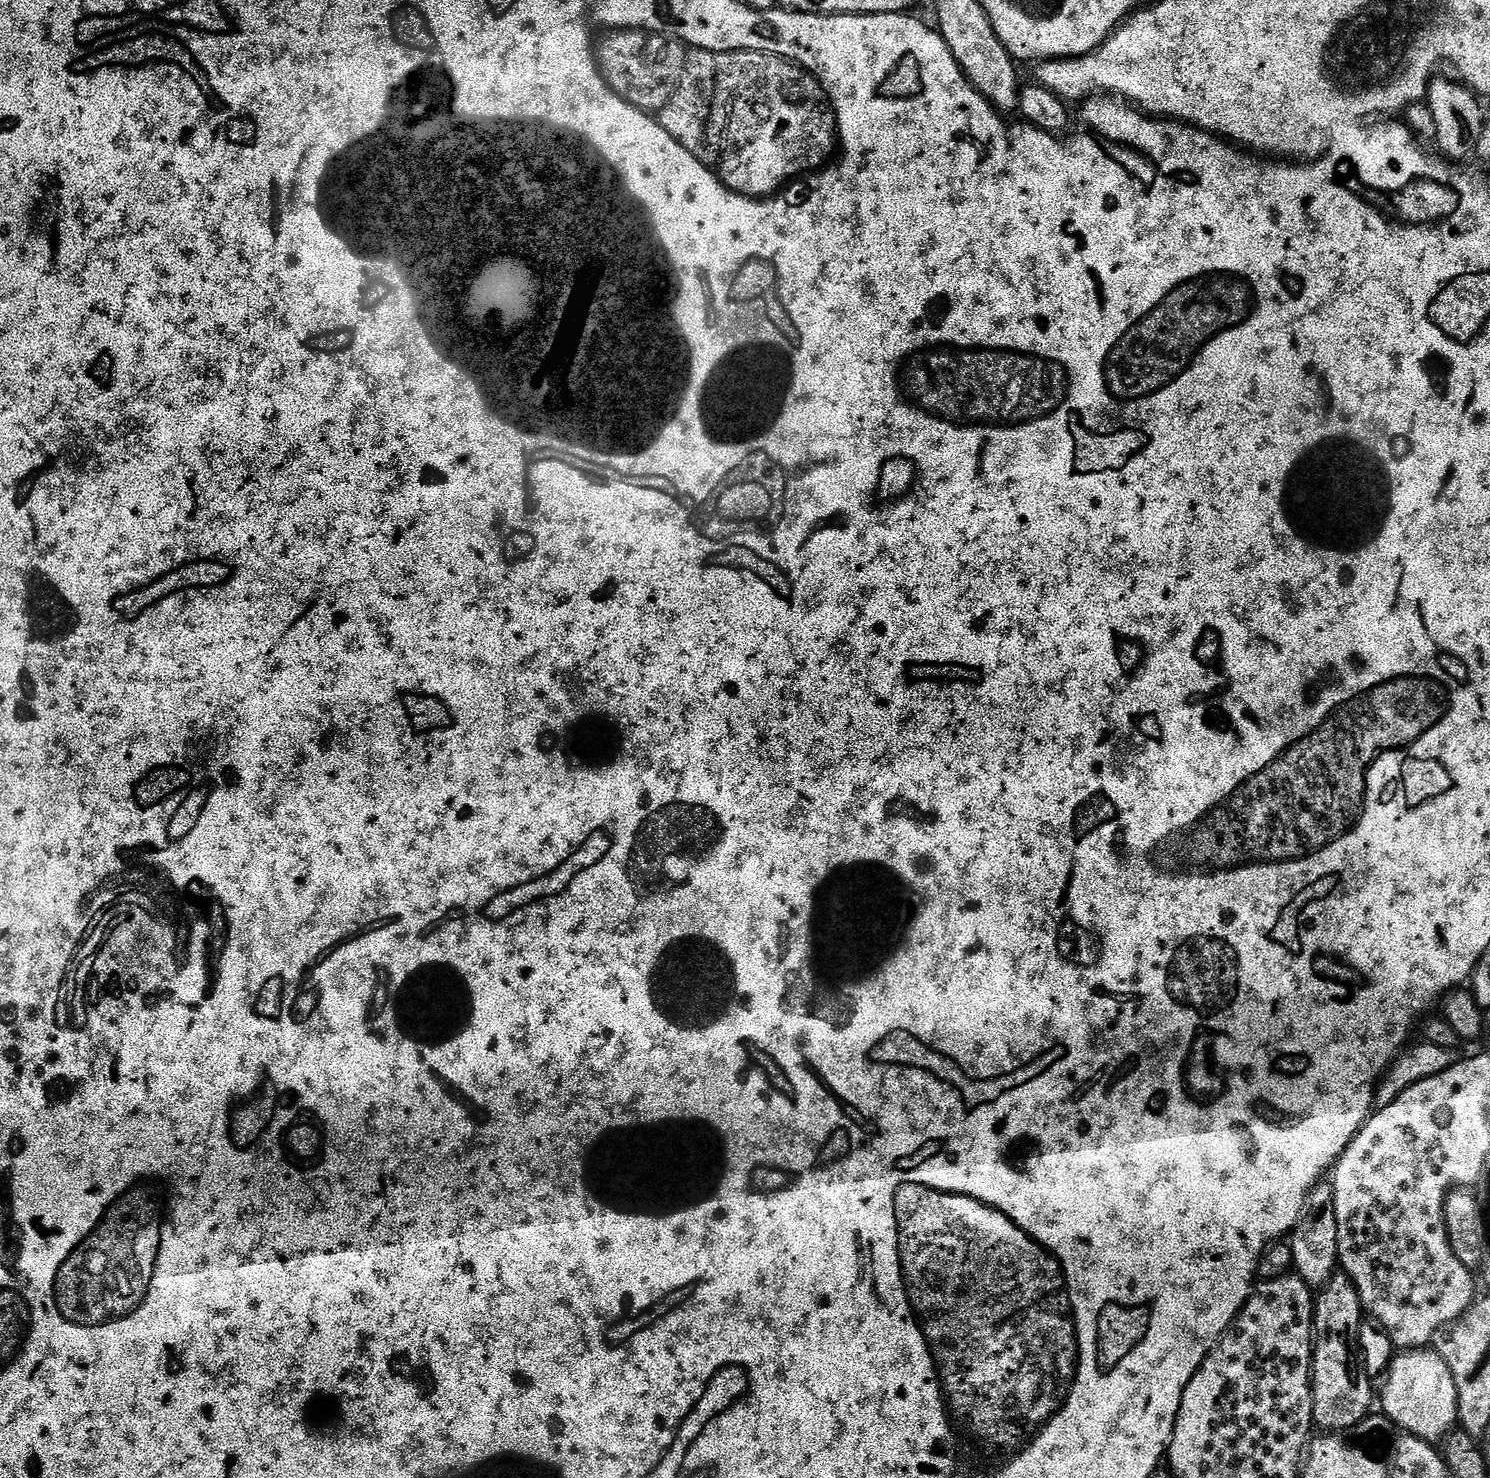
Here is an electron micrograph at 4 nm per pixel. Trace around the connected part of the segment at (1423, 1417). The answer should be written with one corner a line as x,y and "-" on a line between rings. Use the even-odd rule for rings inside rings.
1417,1348
1393,1355
1392,1365
1384,1373
1382,1383
1384,1389
1378,1392
1379,1407
1380,1404
1384,1407
1381,1408
1383,1415
1401,1433
1424,1439
1436,1446
1457,1427
1460,1415
1454,1374
1450,1374
1450,1366
1446,1366
1435,1350

